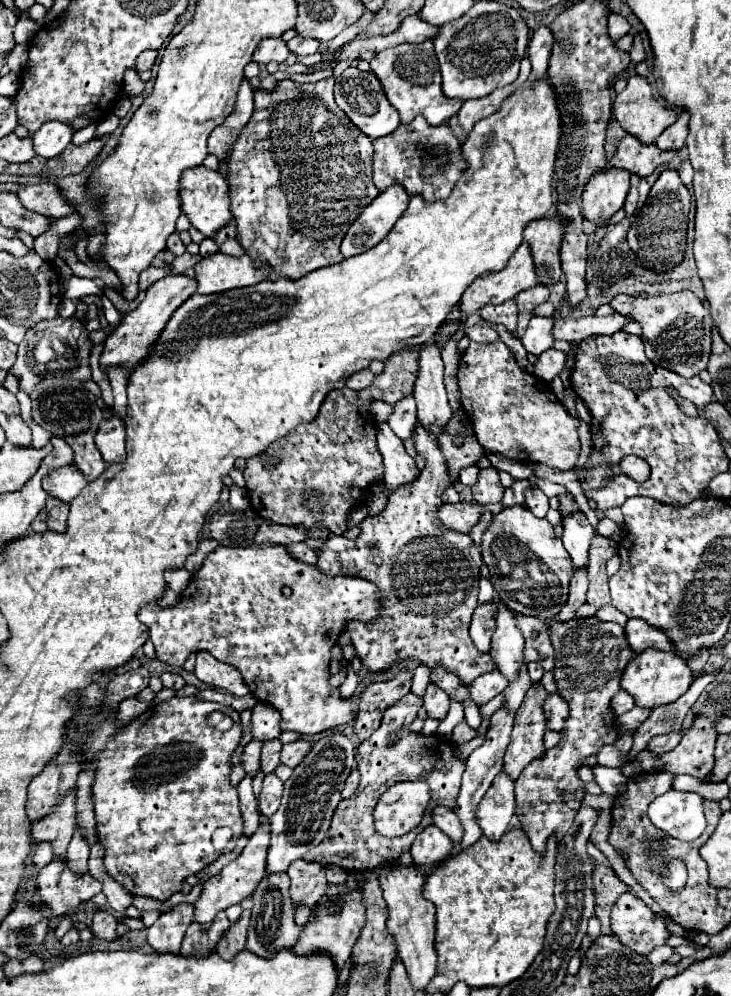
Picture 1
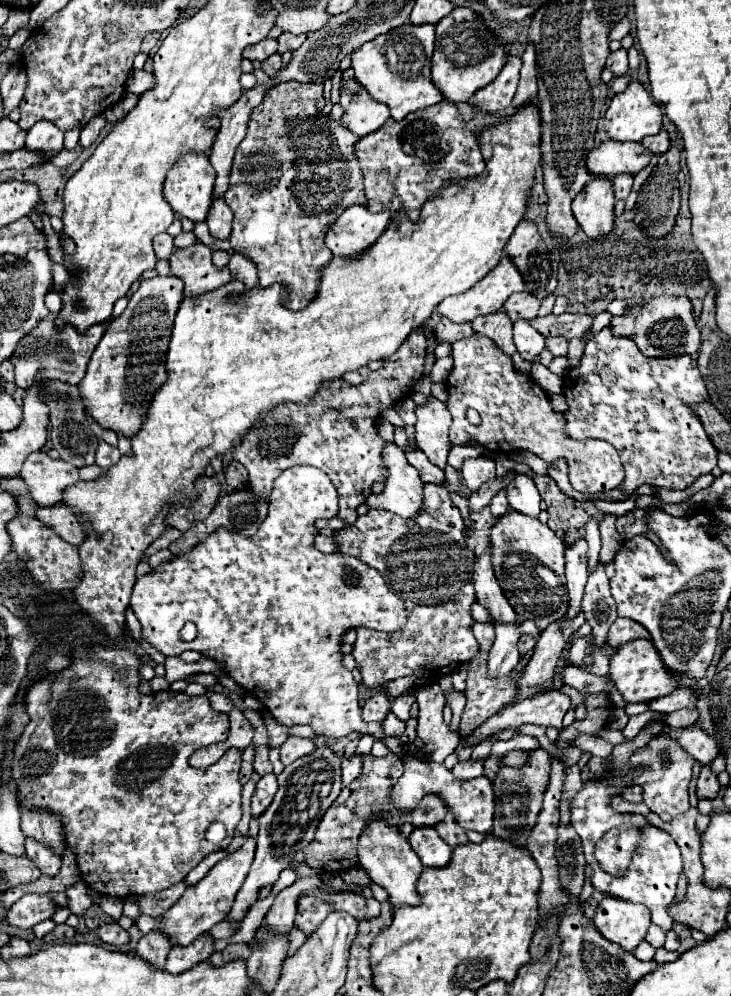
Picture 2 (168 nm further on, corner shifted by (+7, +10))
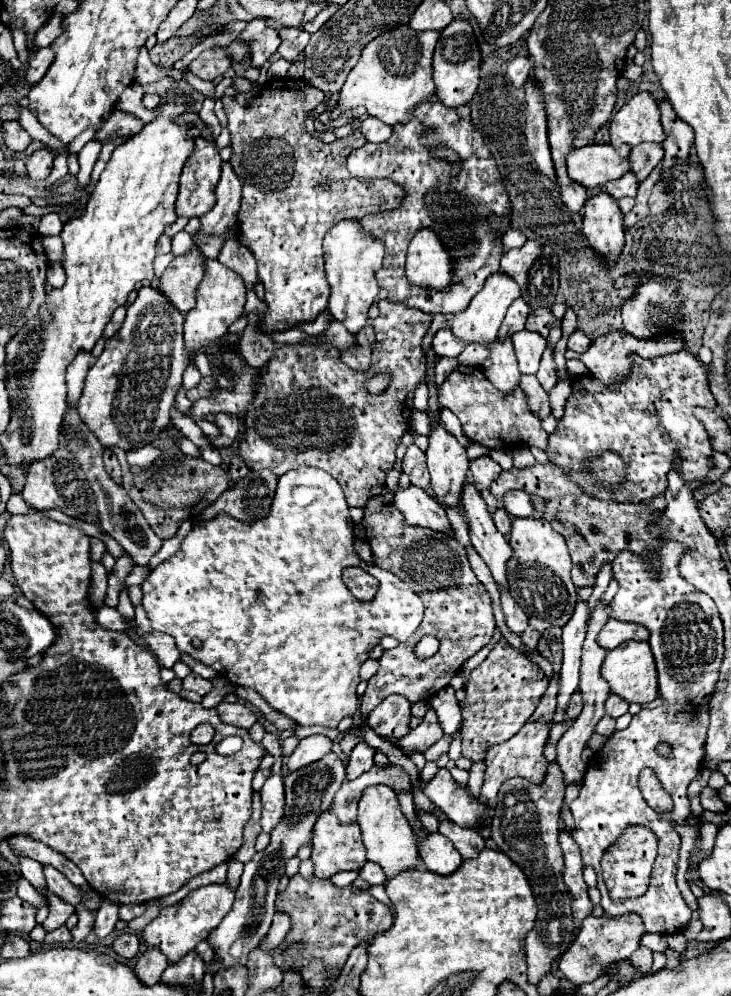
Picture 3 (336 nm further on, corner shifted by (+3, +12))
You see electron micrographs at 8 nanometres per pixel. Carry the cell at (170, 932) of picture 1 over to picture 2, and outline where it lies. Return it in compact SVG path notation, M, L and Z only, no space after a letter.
M152 930L152 934L144 934L140 940L138 940L138 946L136 946L136 954L144 960L148 960L154 968L162 970L164 964L166 964L166 958L168 958L168 952L172 948L172 942L168 942L168 938L164 938L164 934Z

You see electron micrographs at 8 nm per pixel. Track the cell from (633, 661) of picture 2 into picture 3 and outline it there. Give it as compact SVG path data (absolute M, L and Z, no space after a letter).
M624 642L622 646L610 650L604 660L604 668L600 670L604 680L608 680L610 692L624 698L628 704L648 704L658 698L658 680L656 680L656 664L652 660L652 652L648 642Z

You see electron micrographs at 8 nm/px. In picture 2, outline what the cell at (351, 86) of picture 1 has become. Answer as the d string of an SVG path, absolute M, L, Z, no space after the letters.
M350 78L340 88L340 104L344 108L342 124L358 136L366 136L378 130L388 118L390 110L382 102L376 102L356 78Z

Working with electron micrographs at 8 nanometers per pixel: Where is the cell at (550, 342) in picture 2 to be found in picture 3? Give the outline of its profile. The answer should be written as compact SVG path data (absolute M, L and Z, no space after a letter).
M580 330L572 332L572 336L568 338L568 350L574 350L574 352L586 352L588 344L592 344L592 340Z

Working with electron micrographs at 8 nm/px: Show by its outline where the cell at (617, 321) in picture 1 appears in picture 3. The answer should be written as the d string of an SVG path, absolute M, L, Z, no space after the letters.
M536 308L528 314L528 320L526 320L526 328L532 330L532 332L538 332L540 336L548 338L548 332L554 328L554 326L560 326L560 320L554 318L554 314L550 312L550 308Z

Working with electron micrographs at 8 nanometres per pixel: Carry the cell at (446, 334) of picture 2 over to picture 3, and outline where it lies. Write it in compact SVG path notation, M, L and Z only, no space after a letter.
M450 328L436 332L434 342L432 342L432 350L436 352L436 356L458 356L464 350L464 342L456 340L456 336L450 332Z

